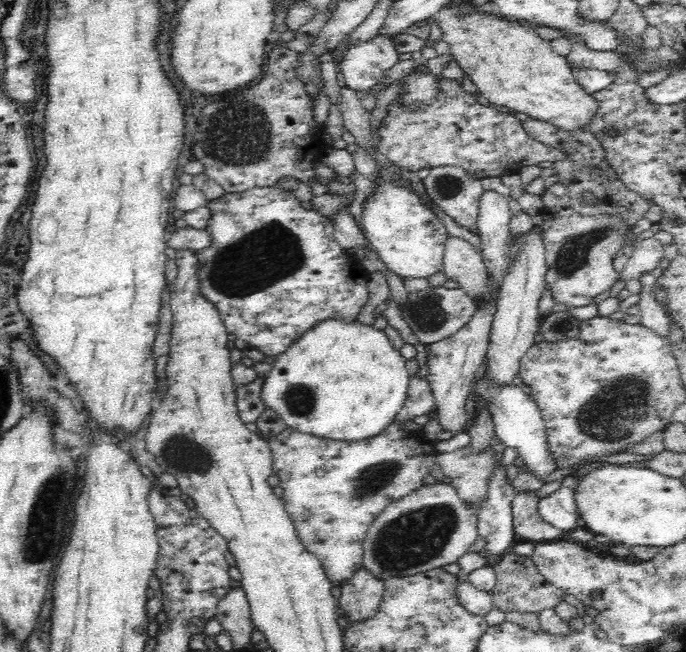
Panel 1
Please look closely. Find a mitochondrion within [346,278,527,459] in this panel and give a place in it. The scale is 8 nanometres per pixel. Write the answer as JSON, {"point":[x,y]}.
{"point":[428,313]}

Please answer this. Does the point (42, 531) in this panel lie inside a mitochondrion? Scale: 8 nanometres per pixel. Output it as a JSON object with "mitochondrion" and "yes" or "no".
{"mitochondrion":"yes"}

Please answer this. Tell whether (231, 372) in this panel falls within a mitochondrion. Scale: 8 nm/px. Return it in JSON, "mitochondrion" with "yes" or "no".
{"mitochondrion":"no"}

